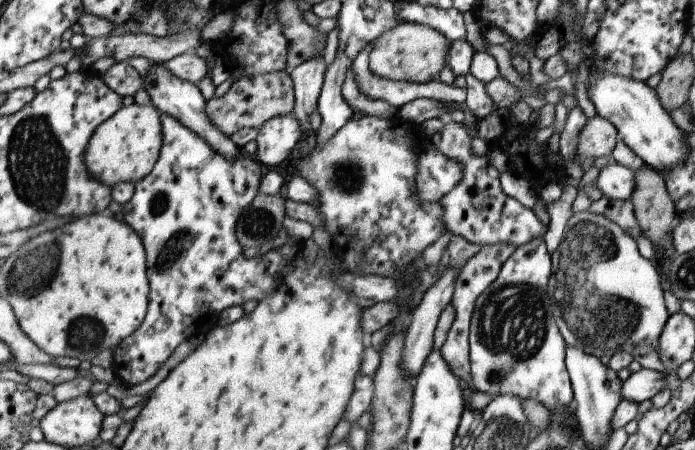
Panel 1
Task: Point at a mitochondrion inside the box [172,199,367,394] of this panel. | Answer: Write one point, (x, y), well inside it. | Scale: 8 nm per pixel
(258, 224)

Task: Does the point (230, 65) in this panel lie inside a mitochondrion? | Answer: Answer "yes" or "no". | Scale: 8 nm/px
no

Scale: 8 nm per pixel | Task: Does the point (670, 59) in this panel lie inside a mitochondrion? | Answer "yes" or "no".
no

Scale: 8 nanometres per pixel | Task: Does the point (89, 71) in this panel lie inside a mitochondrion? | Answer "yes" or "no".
no

